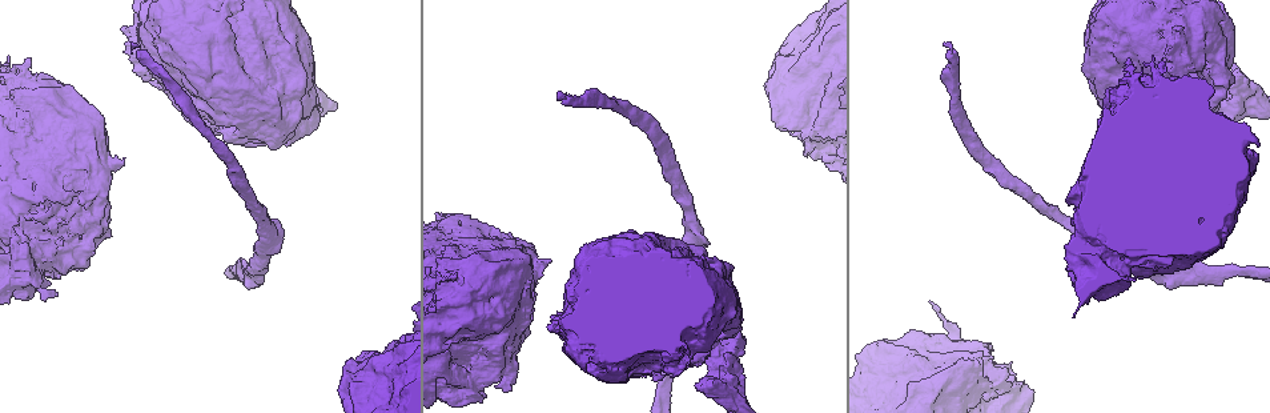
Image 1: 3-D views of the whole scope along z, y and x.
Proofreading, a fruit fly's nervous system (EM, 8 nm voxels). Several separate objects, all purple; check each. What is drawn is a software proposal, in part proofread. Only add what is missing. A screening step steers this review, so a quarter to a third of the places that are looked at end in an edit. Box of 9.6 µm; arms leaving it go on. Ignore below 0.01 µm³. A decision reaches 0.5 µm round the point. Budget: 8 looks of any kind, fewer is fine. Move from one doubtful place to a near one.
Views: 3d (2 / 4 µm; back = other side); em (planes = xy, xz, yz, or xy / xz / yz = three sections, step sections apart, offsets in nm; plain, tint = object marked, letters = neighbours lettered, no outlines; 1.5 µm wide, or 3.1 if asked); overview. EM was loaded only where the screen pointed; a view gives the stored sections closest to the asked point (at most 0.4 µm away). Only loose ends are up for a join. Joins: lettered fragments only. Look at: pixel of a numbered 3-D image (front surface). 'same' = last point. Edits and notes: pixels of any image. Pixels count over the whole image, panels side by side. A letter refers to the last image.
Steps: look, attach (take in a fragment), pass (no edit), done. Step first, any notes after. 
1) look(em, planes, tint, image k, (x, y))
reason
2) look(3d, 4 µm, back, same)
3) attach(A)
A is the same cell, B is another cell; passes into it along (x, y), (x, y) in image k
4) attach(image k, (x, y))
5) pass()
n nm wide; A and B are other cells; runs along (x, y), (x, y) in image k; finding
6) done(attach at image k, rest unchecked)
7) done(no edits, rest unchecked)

look(3d, 2 µm, image 1, (135, 44))
an open end

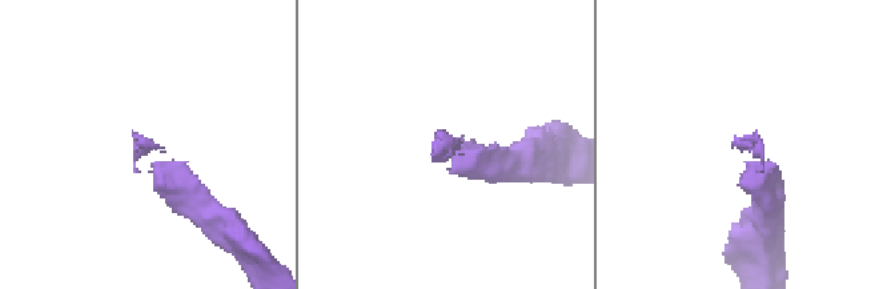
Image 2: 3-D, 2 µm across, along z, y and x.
look(em, planes, letters, image 2, (739, 140))
shape alone is not enough

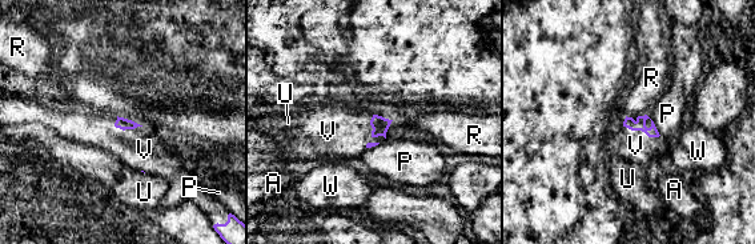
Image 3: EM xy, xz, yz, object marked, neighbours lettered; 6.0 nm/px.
attach(V)
V touches over 180 nm; V is the same cell, A, P, R, U and W are other cells; passes into it along (121, 123), (127, 128), (144, 150) in image 3; it goes on there

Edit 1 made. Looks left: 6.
look(3d, 2 µm, image 1, (51, 296))
free end

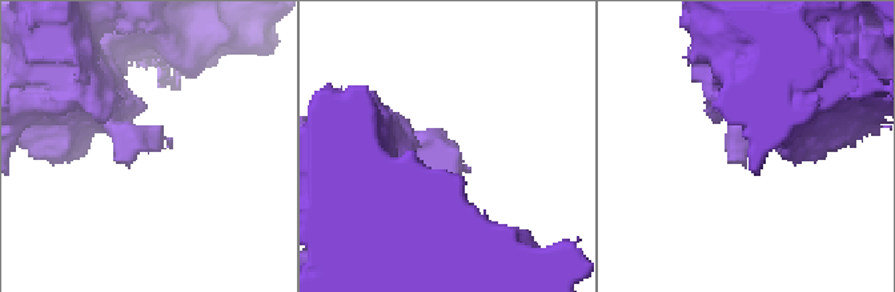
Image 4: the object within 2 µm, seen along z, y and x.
look(em, xy, step 4, letters, image 4, (442, 130))
shape alone is not enough

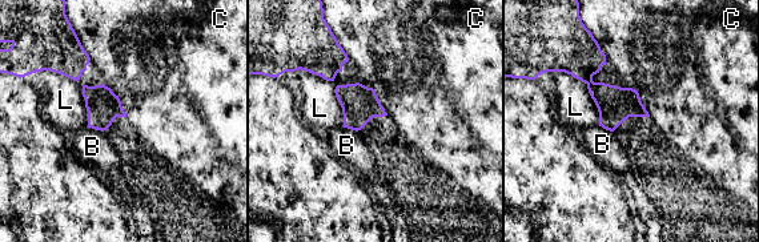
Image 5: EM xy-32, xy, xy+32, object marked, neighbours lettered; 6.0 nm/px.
look(em, planes, letters, same)

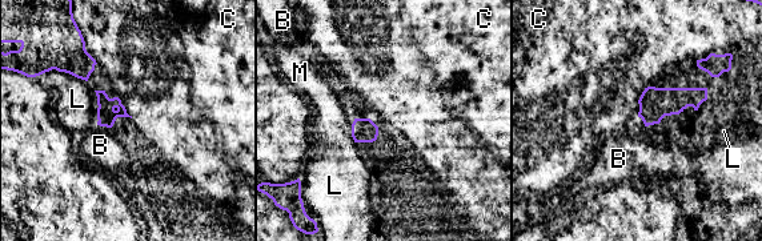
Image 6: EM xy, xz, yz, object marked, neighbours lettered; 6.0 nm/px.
pass()
B, C, L and M are other cells; border along (704, 87), (648, 87), (637, 116) in image 6; none of them fits

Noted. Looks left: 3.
look(3d, 4 µm, image 1, (309, 133))
thick end

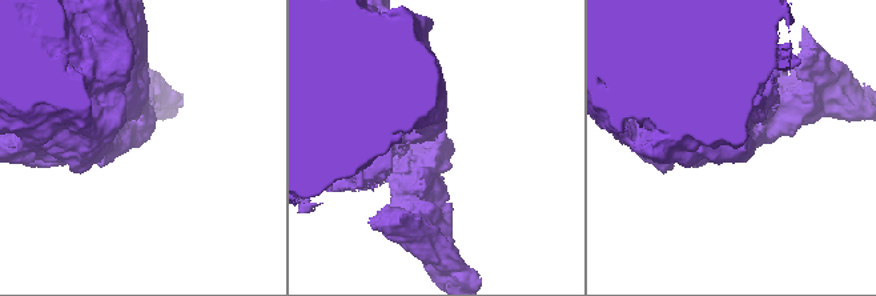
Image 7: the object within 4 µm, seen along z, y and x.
look(em, planes, plain, image 7, (137, 147))

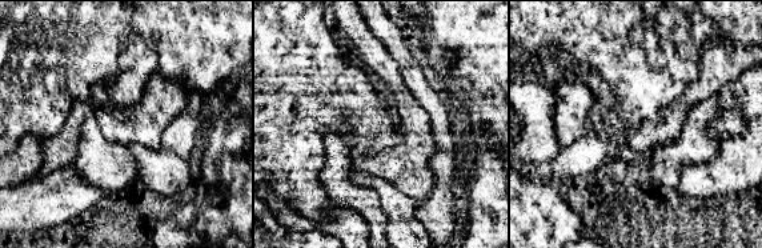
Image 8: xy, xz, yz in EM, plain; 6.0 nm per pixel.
look(em, planes, letters, same)

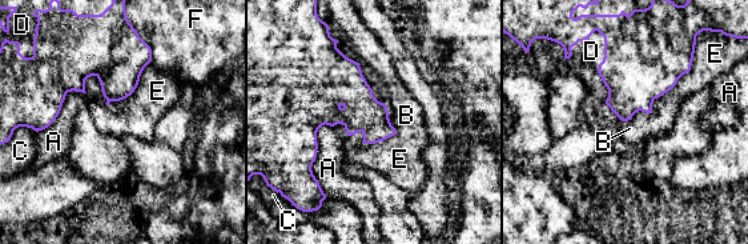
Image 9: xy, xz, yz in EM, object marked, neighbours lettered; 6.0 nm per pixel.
pass()
A touches over 440 nm; A, B, C, D, E and F are other cells; no lettered fragment goes on from it

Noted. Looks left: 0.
done(attach at image 3, rest unchecked)

